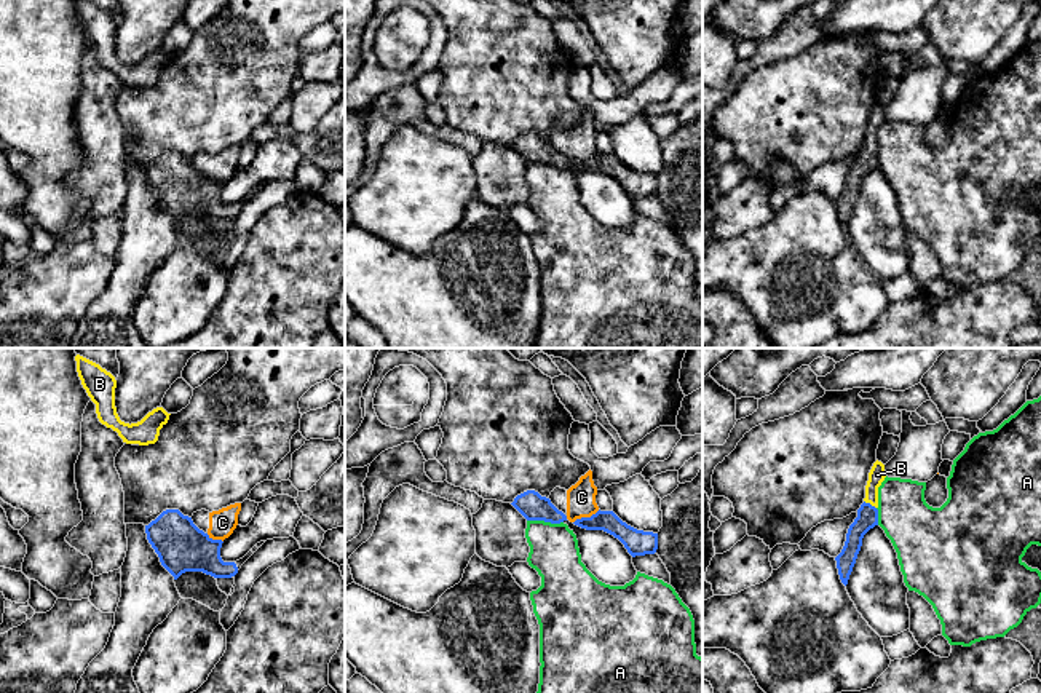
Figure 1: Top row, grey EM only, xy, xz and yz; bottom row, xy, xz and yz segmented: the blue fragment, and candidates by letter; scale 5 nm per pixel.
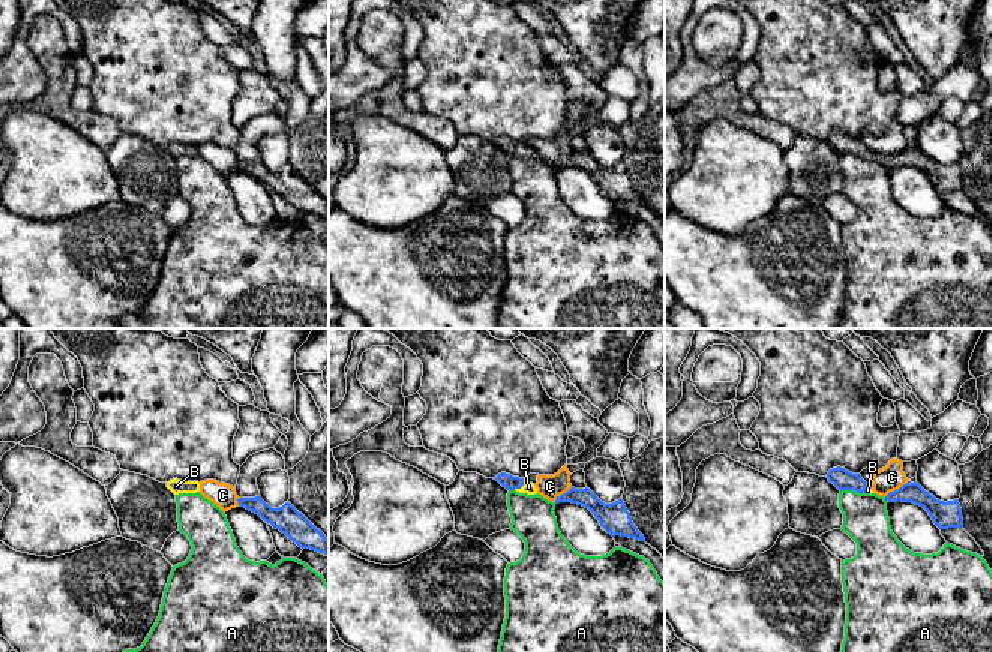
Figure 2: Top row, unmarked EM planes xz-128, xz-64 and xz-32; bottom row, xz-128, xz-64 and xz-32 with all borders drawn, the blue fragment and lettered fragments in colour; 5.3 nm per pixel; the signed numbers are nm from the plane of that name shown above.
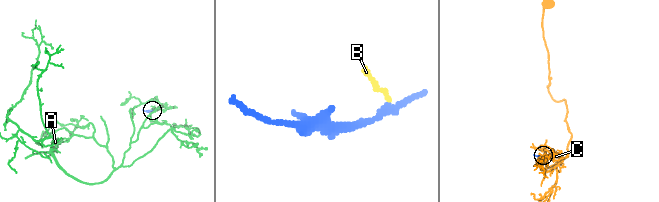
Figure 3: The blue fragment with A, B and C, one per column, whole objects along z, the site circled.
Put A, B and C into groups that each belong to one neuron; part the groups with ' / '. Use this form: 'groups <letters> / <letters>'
groups A / B / C

